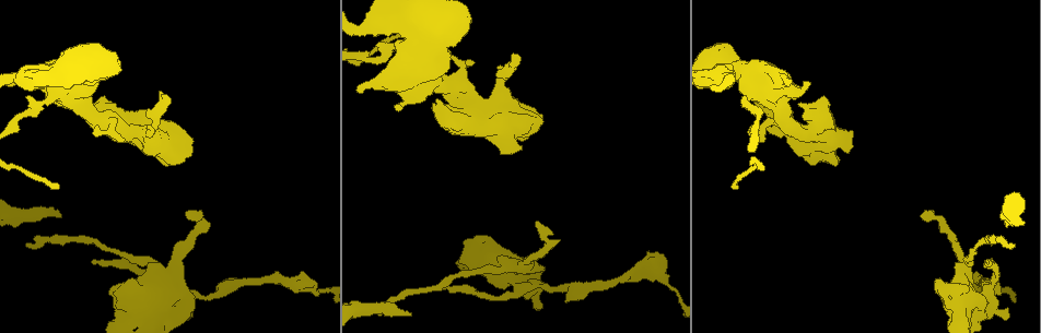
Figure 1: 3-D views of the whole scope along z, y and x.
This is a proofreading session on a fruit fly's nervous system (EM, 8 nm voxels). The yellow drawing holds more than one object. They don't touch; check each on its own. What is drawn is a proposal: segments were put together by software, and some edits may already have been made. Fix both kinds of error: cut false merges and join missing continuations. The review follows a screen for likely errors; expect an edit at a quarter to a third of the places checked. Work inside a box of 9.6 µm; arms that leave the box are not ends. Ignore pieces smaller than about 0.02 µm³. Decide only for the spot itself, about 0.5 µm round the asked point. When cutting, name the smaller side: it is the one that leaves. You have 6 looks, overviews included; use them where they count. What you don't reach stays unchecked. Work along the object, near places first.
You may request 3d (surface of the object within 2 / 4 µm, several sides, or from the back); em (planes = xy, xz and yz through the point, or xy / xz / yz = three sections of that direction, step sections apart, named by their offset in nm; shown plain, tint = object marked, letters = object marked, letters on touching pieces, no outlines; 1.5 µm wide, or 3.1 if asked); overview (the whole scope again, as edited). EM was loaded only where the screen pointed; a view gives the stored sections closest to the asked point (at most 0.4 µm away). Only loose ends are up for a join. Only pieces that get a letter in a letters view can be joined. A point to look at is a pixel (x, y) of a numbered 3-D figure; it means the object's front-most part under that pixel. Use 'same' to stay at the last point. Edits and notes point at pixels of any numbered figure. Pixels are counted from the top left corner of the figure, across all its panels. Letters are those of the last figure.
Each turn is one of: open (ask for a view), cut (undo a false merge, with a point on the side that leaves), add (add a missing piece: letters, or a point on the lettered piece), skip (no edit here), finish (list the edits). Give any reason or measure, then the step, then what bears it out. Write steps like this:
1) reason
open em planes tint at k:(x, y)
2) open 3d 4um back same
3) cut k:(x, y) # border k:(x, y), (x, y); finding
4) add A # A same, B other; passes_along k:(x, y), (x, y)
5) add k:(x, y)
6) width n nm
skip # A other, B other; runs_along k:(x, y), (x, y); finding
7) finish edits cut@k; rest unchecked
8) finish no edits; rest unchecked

free end
open em planes plain at 1:(521, 150)

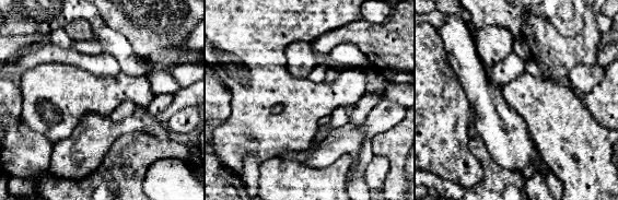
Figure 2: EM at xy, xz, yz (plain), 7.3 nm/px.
open em planes letters same

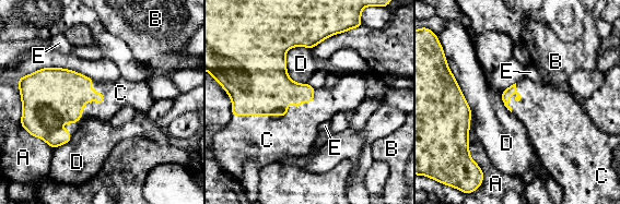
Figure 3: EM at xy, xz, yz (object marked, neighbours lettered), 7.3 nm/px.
add C # A other, B other, C same, D other, E other; passes_along 3:(58, 95), (91, 100), (120, 93); it goes on there

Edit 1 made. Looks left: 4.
end of a long branch
open em xy step 4 tint at 1:(408, 313)

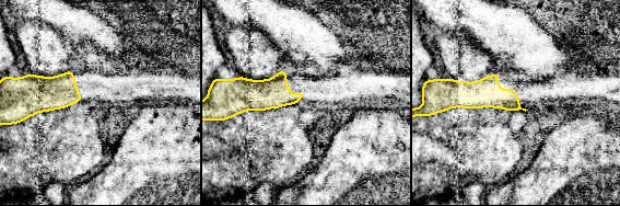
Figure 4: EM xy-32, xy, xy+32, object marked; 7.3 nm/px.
open em planes letters same

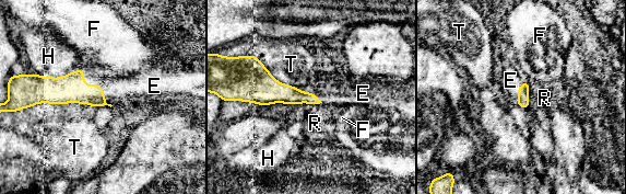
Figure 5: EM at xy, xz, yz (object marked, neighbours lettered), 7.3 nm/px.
add E # E same, F other, H other, R other, T other; passes_along 5:(71, 88), (98, 84), (125, 93); it goes on there

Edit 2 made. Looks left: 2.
finish edits add@3, add@5; rest unchecked

